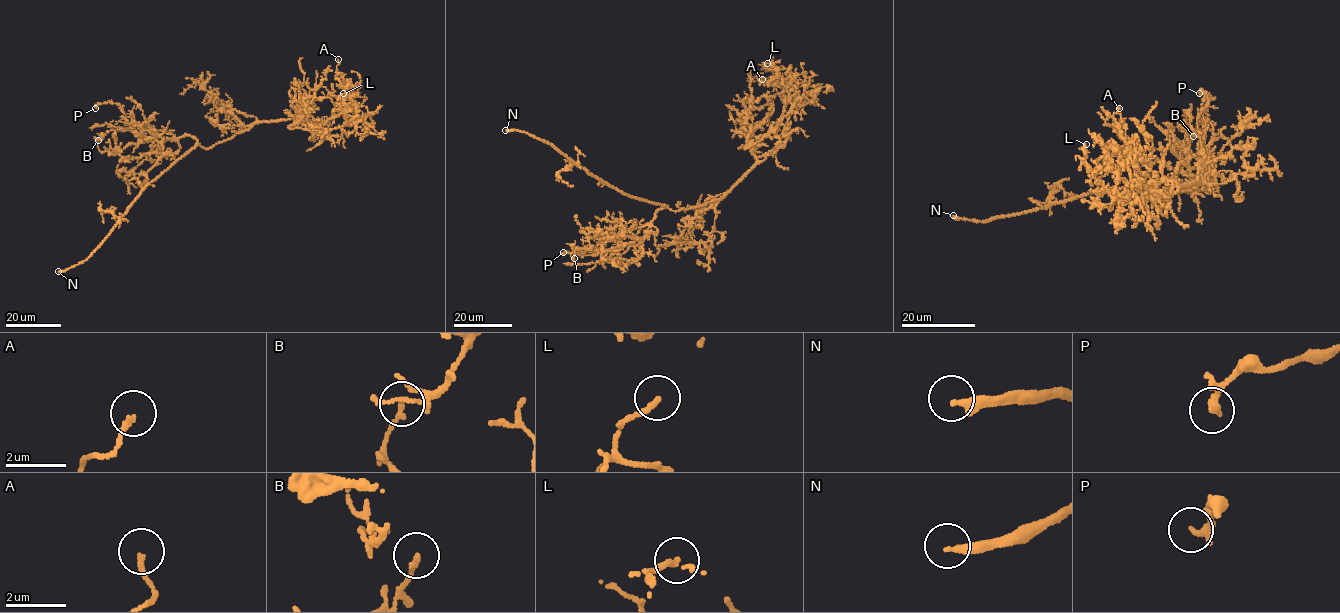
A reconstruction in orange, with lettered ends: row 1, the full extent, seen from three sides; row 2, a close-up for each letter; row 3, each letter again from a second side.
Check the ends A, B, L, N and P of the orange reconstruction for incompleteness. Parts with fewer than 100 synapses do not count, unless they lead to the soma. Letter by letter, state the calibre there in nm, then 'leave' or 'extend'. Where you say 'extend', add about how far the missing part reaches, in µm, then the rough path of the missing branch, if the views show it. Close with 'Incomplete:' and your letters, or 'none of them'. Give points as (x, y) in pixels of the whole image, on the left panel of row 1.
A: 160 nm | leave
B: 170 nm | leave
L: 180 nm | leave
N: 300 nm | extend | 25 µm
P: 170 nm | leave
Incomplete: N

